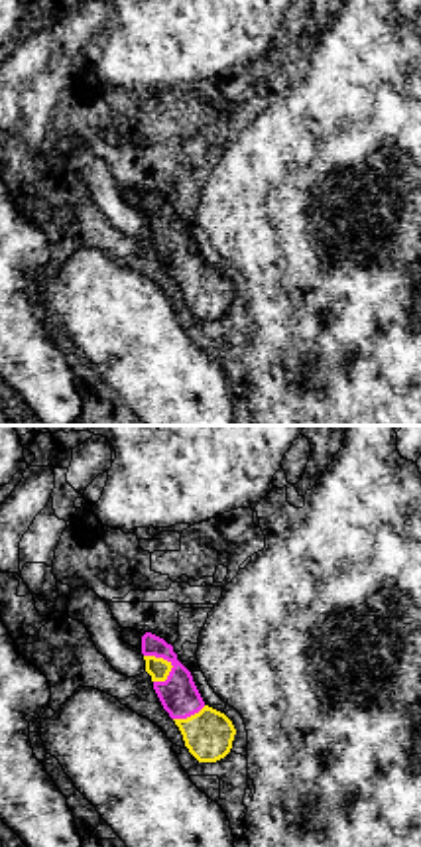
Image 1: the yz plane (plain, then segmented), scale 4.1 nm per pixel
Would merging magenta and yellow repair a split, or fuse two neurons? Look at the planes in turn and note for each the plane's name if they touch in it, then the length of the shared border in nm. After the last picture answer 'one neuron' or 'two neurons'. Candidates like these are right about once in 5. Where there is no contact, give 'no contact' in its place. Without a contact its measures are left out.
contact in yz; length 150 nm

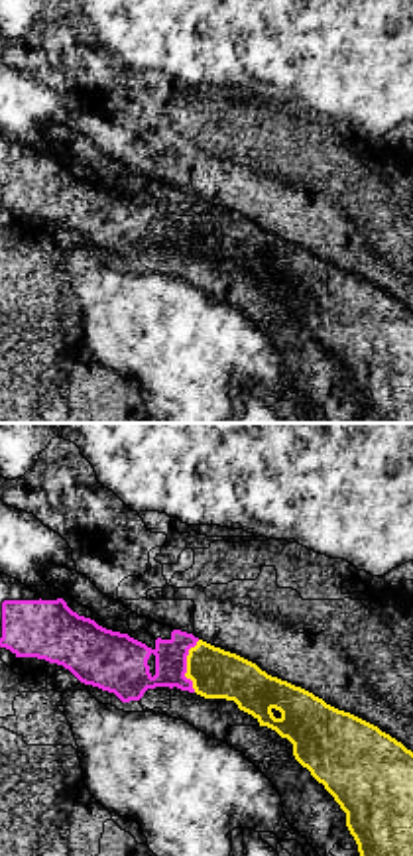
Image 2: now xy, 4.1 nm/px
contact in xy; length 220 nm

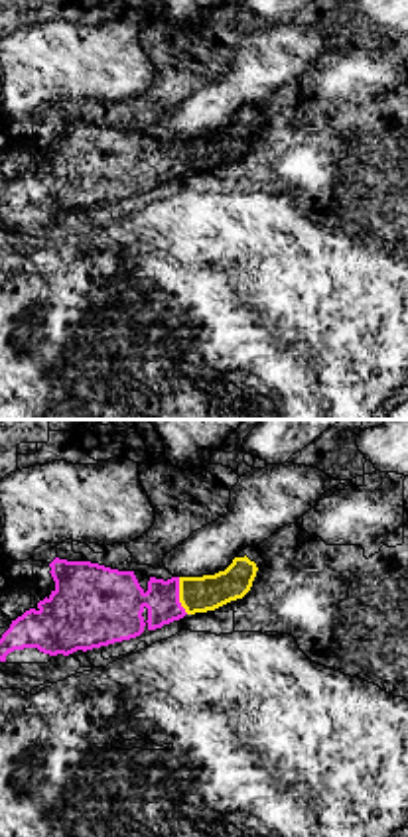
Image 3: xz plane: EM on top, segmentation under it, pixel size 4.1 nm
contact in xz; length 160 nm

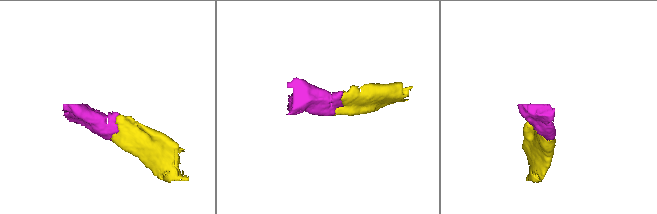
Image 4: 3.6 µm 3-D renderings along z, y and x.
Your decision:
one neuron

